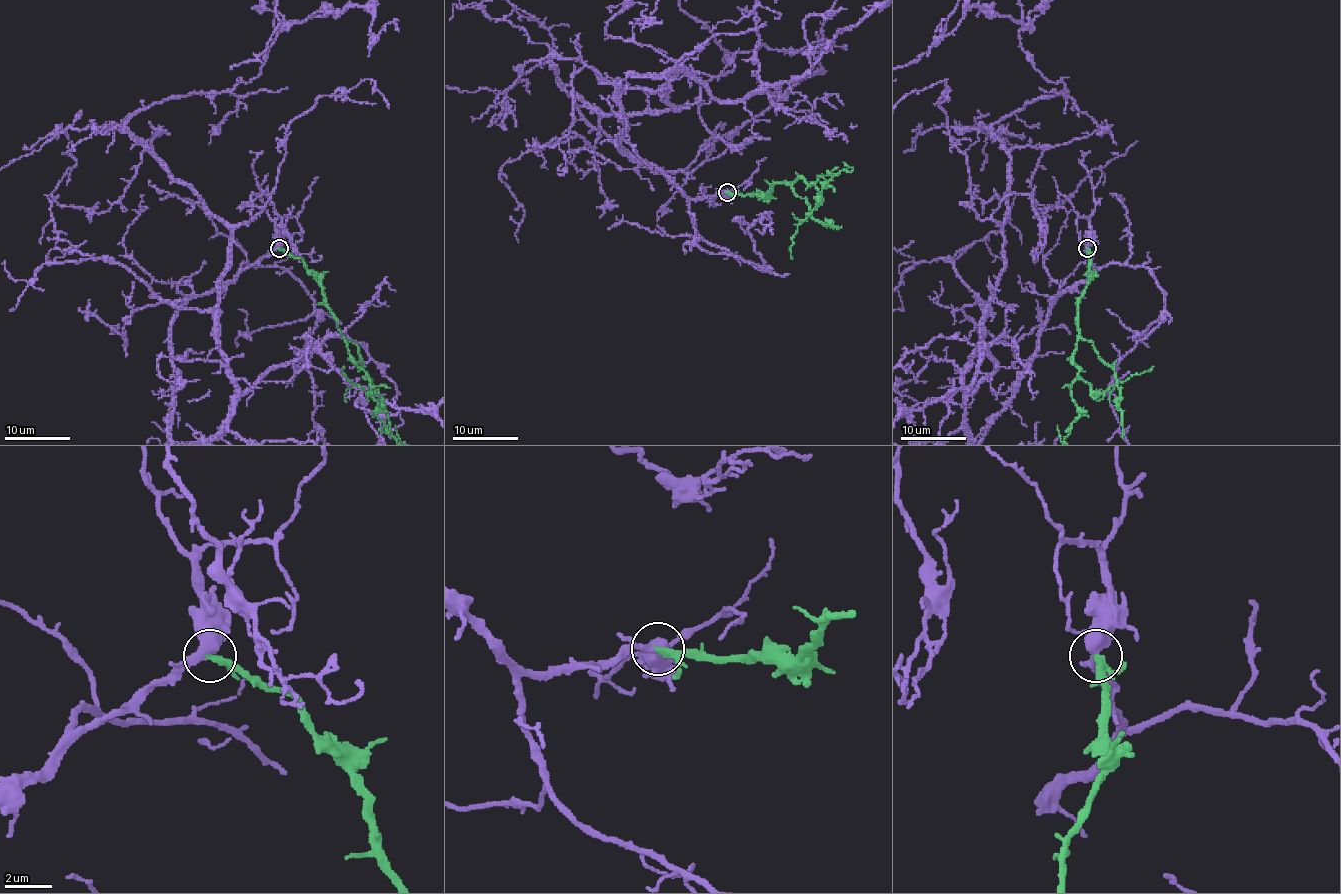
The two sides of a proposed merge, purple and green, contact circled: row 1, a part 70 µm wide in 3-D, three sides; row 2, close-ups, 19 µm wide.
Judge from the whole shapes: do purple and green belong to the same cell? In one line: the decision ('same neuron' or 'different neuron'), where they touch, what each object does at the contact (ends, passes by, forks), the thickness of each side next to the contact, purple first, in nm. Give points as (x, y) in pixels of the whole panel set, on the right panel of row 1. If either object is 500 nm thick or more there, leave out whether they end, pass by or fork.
same neuron | (1087, 248) | purple passes by | green ends | 480/320 nm

